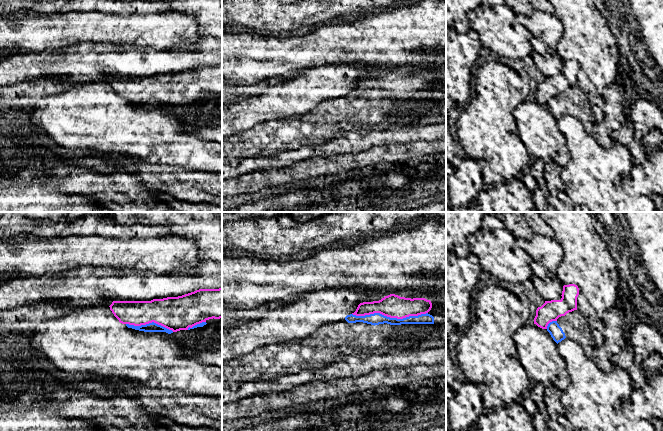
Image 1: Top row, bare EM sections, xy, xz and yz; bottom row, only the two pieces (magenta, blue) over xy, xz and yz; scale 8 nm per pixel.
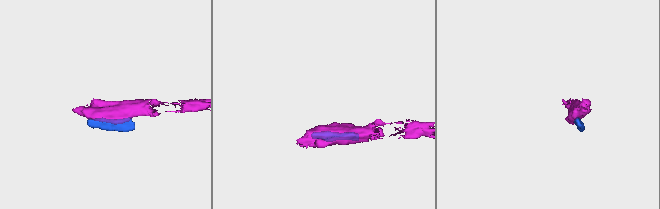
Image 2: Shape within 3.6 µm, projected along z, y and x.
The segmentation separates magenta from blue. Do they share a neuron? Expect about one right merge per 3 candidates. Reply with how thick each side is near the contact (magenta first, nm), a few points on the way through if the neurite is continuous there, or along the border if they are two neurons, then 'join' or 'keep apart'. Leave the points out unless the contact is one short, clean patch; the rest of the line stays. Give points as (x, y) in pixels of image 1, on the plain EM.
190/100 nm | keep apart

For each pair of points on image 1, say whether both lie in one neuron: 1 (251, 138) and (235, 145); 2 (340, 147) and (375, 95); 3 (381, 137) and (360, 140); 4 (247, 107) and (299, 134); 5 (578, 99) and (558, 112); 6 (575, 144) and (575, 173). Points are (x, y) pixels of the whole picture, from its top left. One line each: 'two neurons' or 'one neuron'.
1: one neuron
2: two neurons
3: one neuron
4: two neurons
5: one neuron
6: one neuron

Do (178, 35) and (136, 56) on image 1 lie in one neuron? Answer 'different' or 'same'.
different

